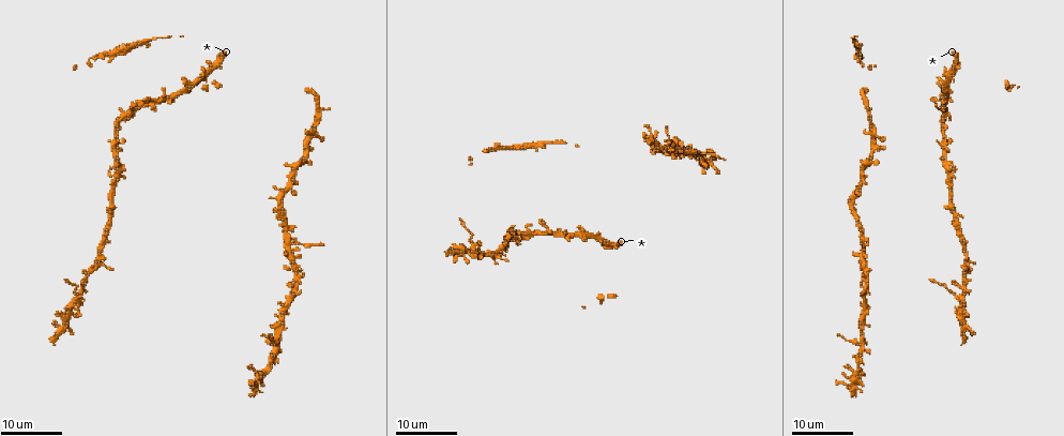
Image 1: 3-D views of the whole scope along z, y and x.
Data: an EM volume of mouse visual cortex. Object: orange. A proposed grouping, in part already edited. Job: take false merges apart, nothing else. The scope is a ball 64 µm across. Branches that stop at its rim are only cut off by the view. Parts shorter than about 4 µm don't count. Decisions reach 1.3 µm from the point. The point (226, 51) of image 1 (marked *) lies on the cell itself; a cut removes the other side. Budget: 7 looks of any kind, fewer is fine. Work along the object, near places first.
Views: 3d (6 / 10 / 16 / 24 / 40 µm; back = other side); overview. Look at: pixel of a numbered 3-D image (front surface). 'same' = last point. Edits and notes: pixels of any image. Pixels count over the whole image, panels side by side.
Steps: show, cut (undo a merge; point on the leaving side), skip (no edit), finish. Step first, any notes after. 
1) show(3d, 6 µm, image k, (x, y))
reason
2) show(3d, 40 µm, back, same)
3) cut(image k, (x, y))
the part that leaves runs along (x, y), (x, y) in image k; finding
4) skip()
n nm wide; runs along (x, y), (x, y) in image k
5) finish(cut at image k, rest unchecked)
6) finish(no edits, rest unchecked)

show(3d, 16 µm, image 1, (290, 245))
branch point

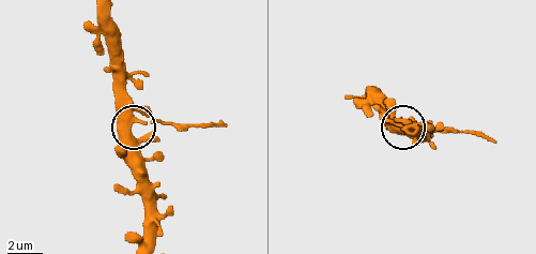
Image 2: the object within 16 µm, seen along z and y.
show(3d, 10 µm, image 2, (137, 118))

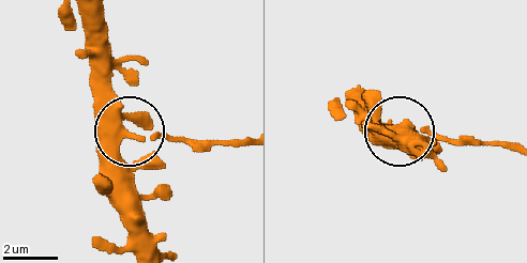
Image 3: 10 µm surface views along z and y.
skip()
360 nm wide; runs along (85, 14), (108, 104), (122, 124), (150, 138), (216, 138) in image 3; one cell here

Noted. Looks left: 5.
show(3d, 24 µm, image 1, (472, 245))
three-way junction

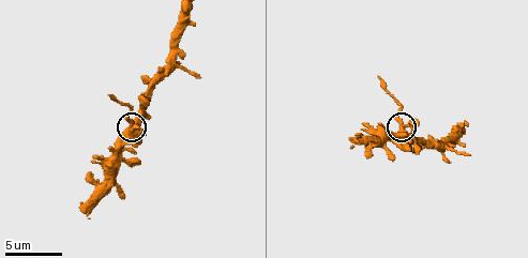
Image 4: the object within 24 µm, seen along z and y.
show(3d, 10 µm, image 4, (400, 127))

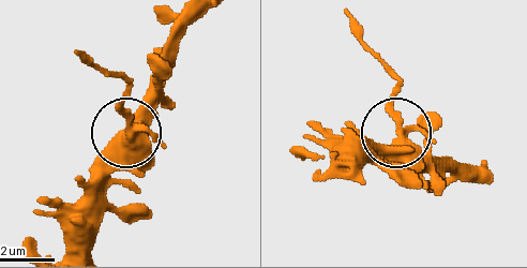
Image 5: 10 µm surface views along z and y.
cut(image 5, (126, 120))
3 arms; the part that leaves runs along (135, 146), (121, 109), (125, 84), (75, 51) in image 5; a second cell is stuck on

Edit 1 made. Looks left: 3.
show(overview)

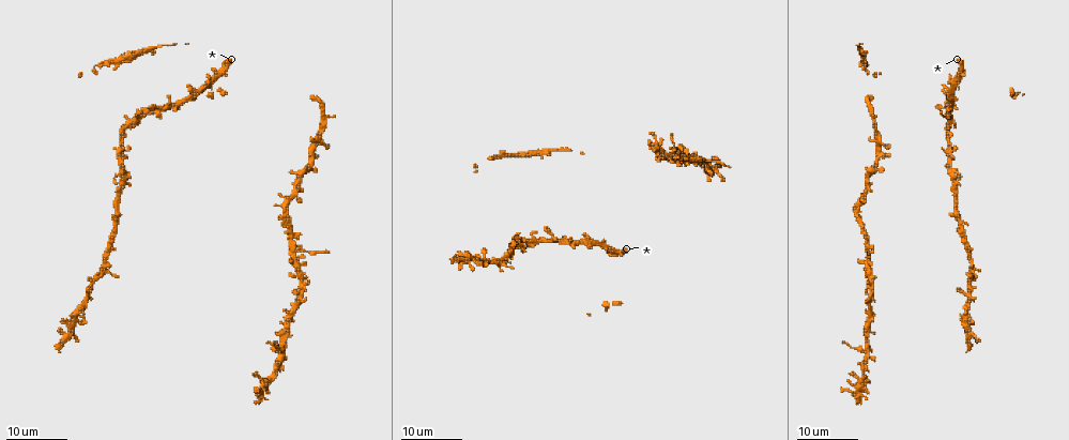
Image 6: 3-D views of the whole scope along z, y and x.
show(3d, 24 µm, image 6, (864, 353))

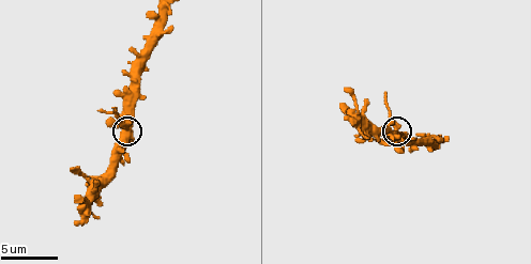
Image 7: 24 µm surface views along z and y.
show(3d, 6 µm, image 7, (126, 127))

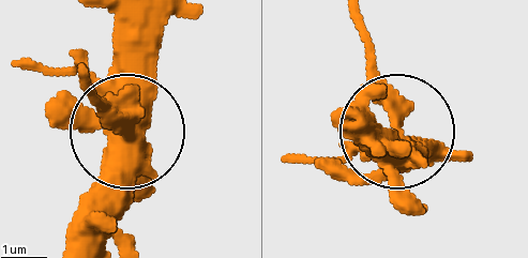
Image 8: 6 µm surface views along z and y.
skip()
5 arms; one cell here

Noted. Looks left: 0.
finish(cut at image 5, rest unchecked)

